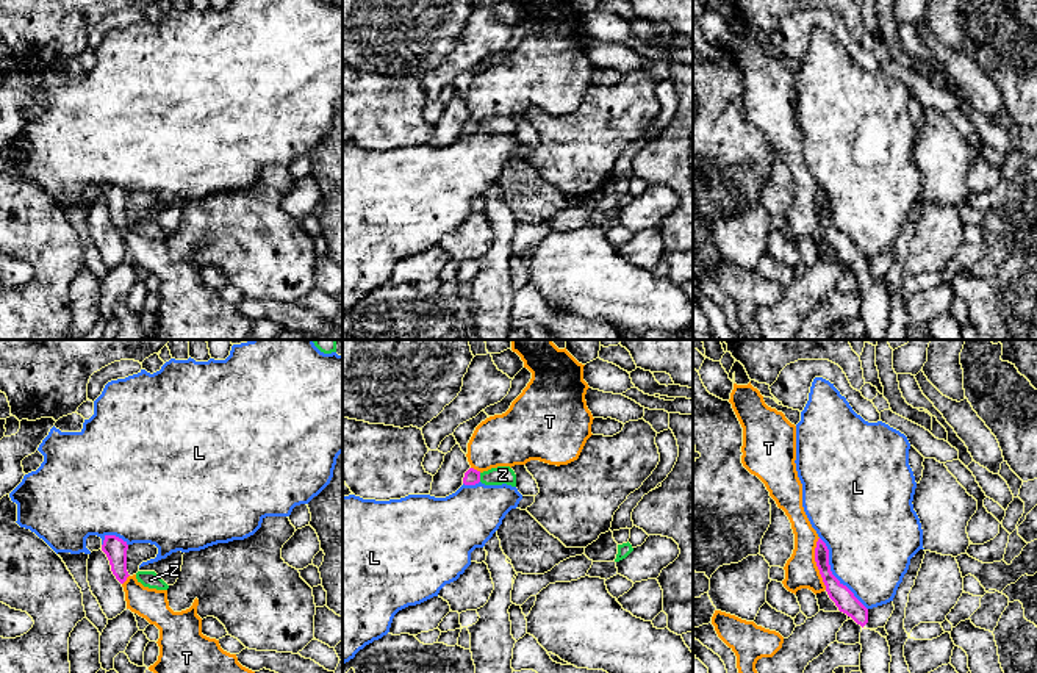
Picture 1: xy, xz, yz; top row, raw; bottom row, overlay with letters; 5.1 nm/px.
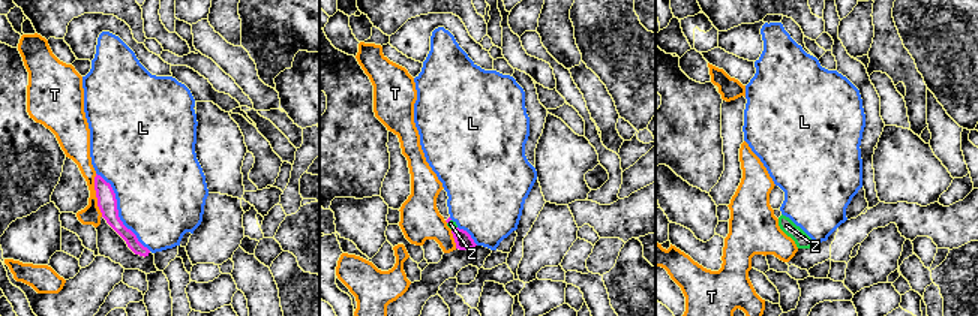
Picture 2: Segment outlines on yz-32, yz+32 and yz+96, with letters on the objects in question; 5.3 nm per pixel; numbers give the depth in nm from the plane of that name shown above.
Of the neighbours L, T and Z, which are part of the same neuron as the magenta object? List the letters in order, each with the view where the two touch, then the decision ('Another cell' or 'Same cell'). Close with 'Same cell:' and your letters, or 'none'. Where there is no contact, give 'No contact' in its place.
L: Touches magenta in yz. Another cell
T: Touches magenta in yz. Another cell
Z: Touches magenta in xz. Another cell
Same cell: none

